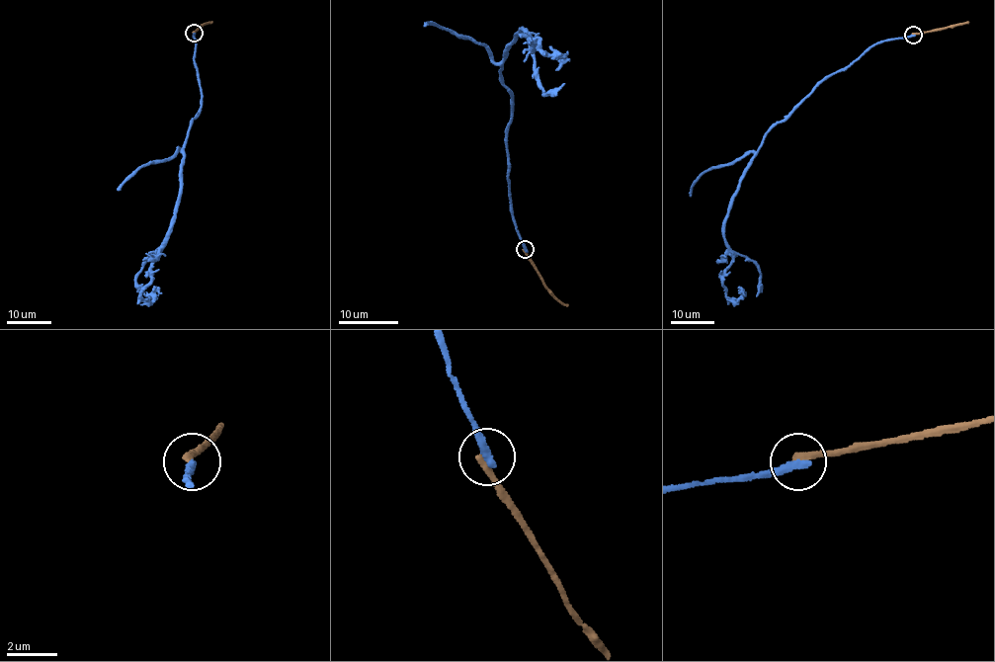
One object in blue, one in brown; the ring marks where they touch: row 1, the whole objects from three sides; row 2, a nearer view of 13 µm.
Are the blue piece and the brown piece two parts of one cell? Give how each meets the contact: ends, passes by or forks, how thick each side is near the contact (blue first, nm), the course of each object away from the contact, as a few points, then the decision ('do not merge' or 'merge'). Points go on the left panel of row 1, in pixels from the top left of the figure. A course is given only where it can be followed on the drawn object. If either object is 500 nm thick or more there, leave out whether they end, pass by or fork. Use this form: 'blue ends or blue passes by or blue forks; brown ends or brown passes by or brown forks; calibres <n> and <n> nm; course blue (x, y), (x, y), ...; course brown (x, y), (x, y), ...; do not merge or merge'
blue ends; brown ends; calibres 360 and 300 nm; course blue (194, 34), (202, 103), (184, 146), (177, 212), (152, 282), (141, 290), (151, 301), (162, 293); course brown (193, 34), (212, 22); do not merge

